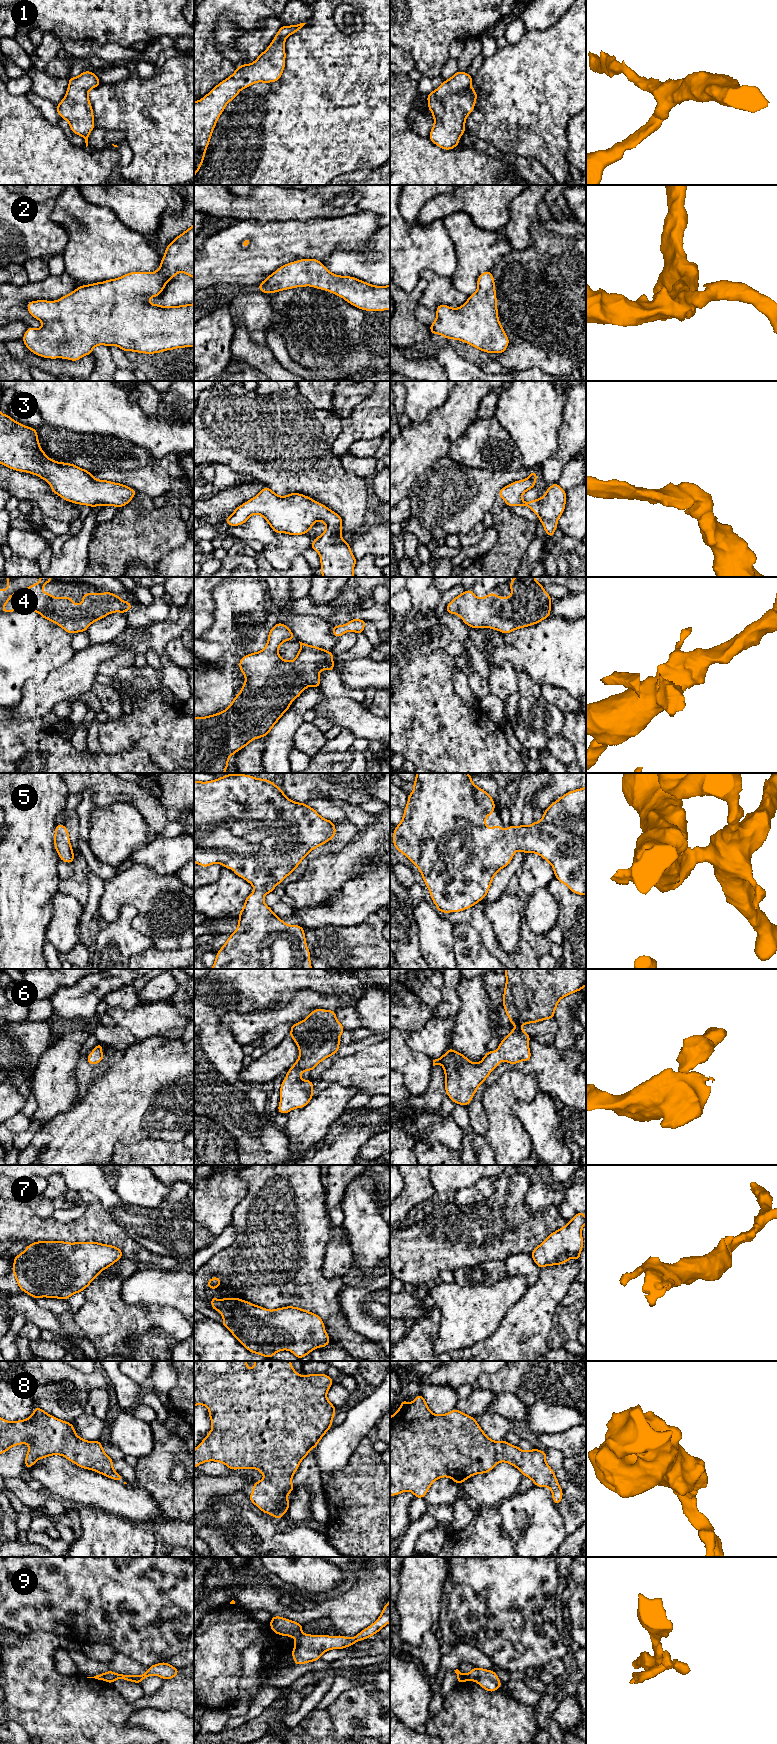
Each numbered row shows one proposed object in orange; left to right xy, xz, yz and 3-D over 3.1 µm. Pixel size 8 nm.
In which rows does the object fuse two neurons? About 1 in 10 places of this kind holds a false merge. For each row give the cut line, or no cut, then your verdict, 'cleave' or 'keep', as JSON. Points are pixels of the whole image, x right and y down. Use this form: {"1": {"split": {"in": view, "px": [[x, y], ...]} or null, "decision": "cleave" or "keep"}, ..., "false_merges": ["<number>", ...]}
{"1": {"split": null, "decision": "keep"}, "2": {"split": null, "decision": "keep"}, "3": {"split": null, "decision": "keep"}, "4": {"split": null, "decision": "keep"}, "5": {"split": null, "decision": "keep"}, "6": {"split": null, "decision": "keep"}, "7": {"split": null, "decision": "keep"}, "8": {"split": null, "decision": "keep"}, "9": {"split": {"in": "xz", "px": [[302, 1634], [295, 1639]]}, "decision": "cleave"}, "false_merges": ["9"]}

